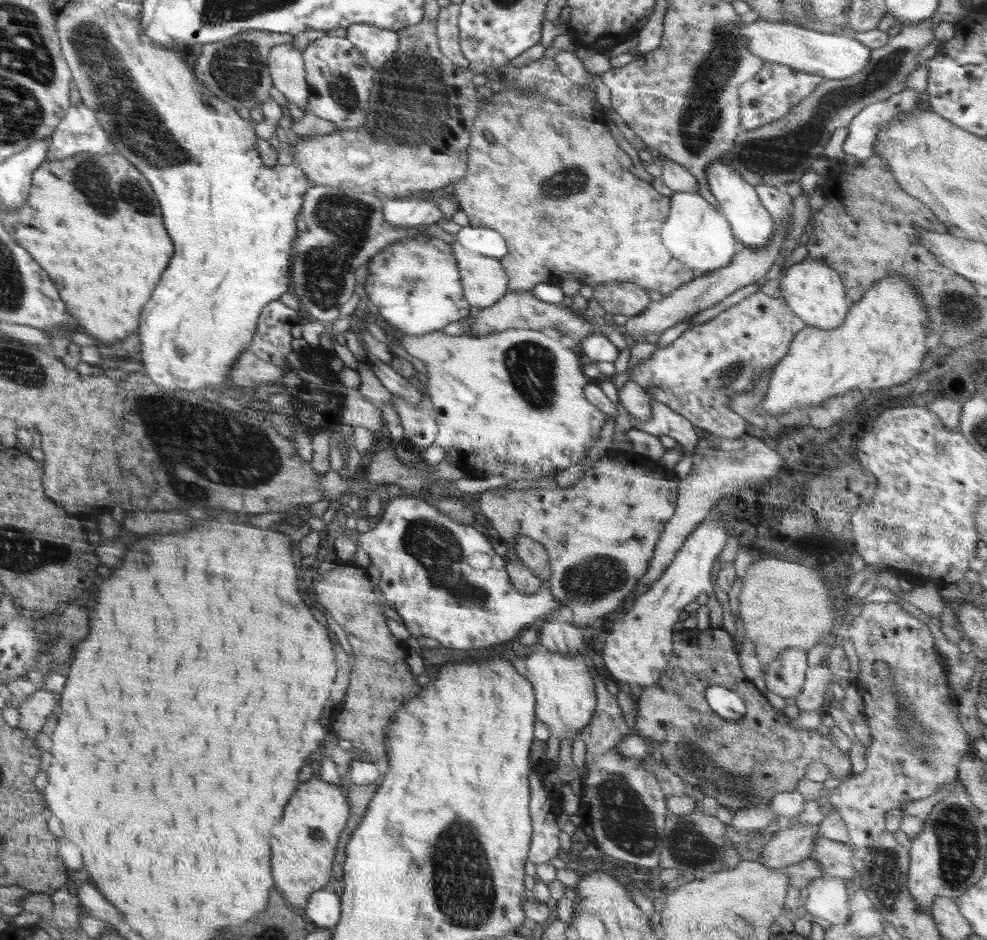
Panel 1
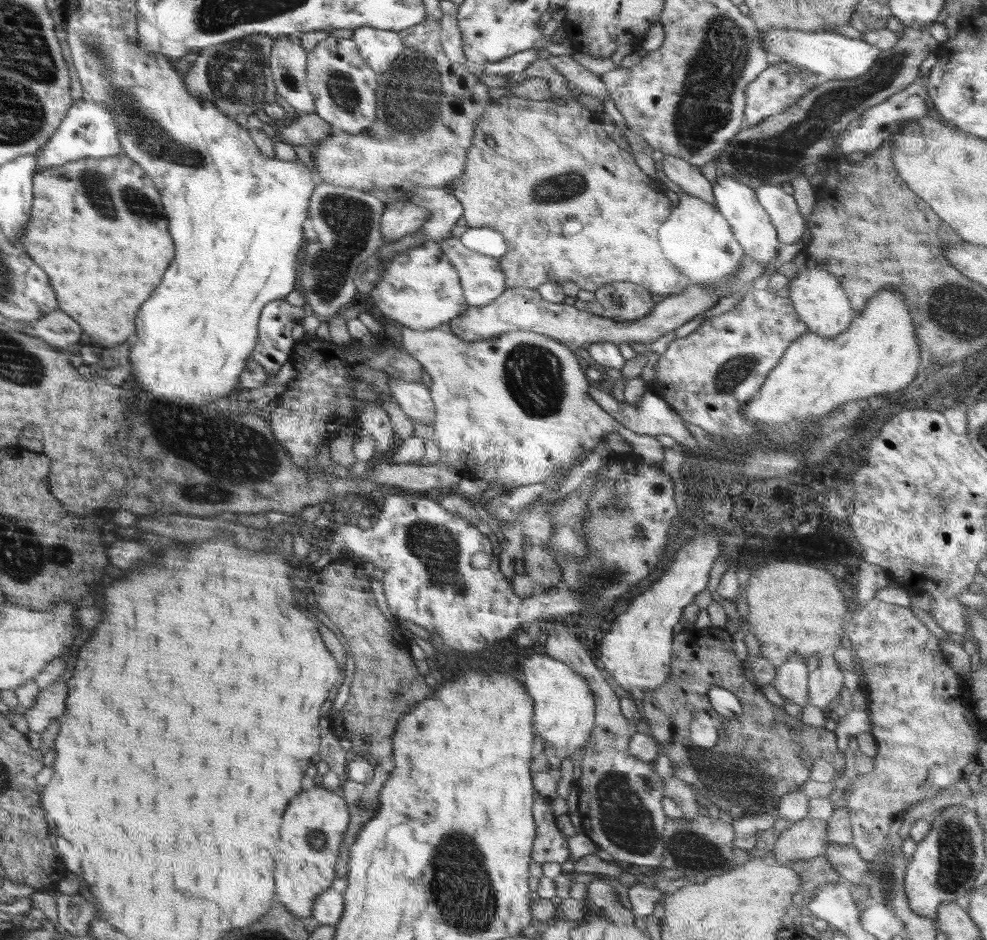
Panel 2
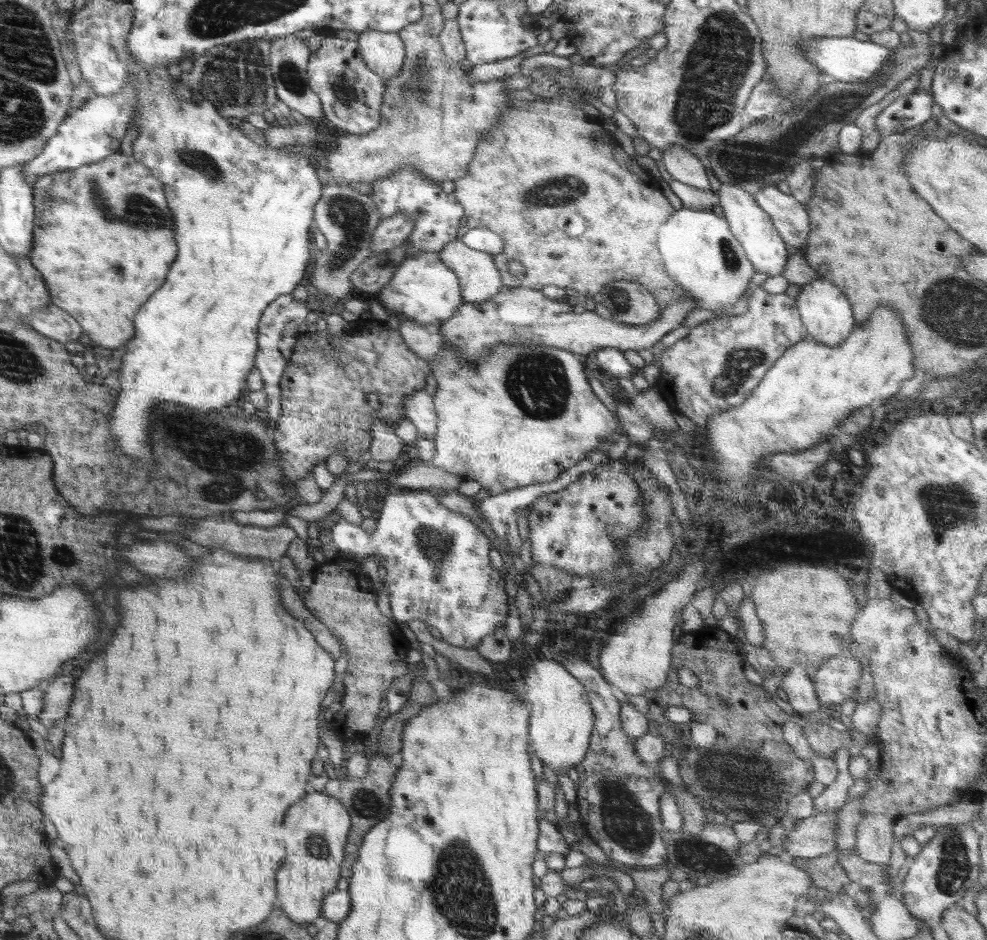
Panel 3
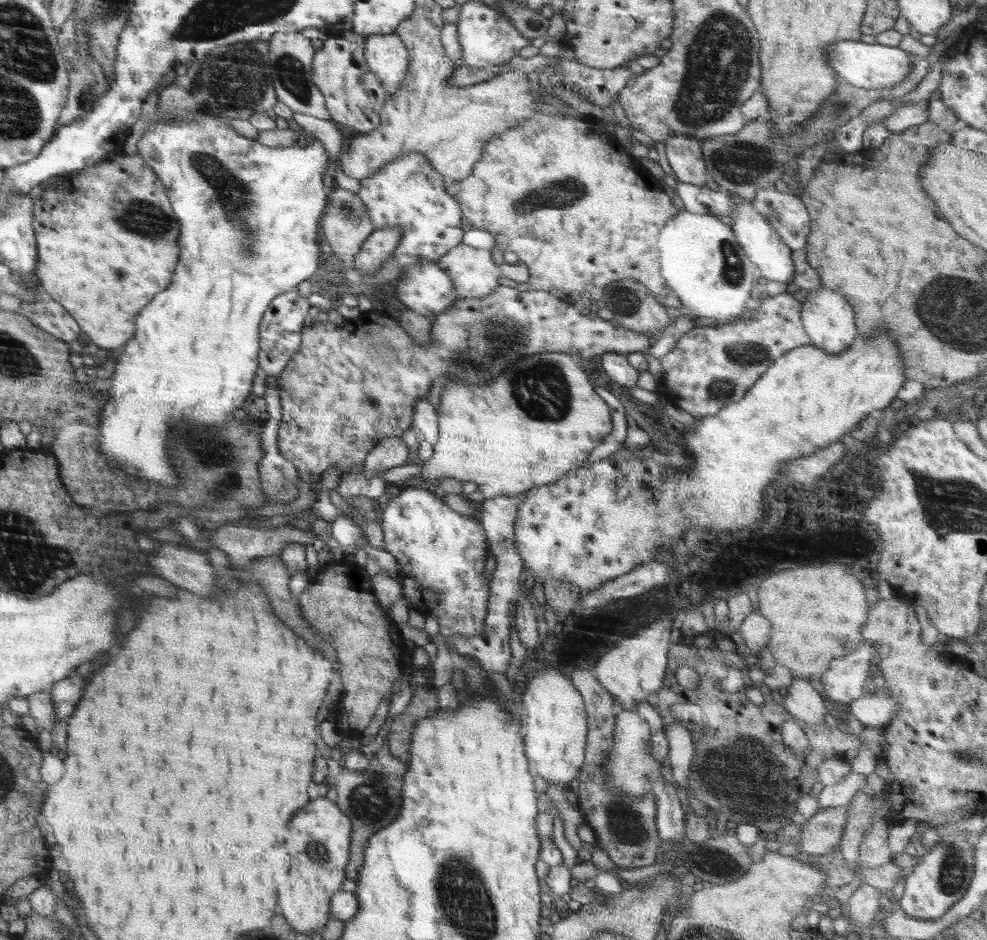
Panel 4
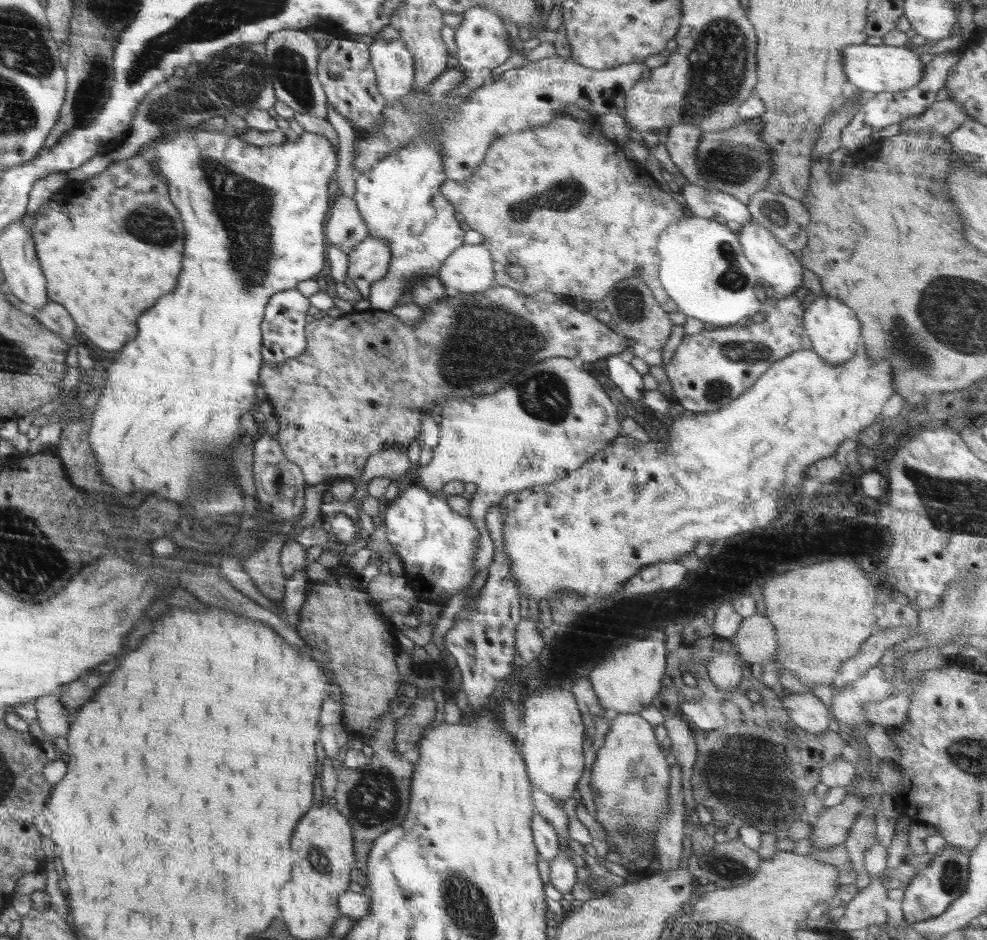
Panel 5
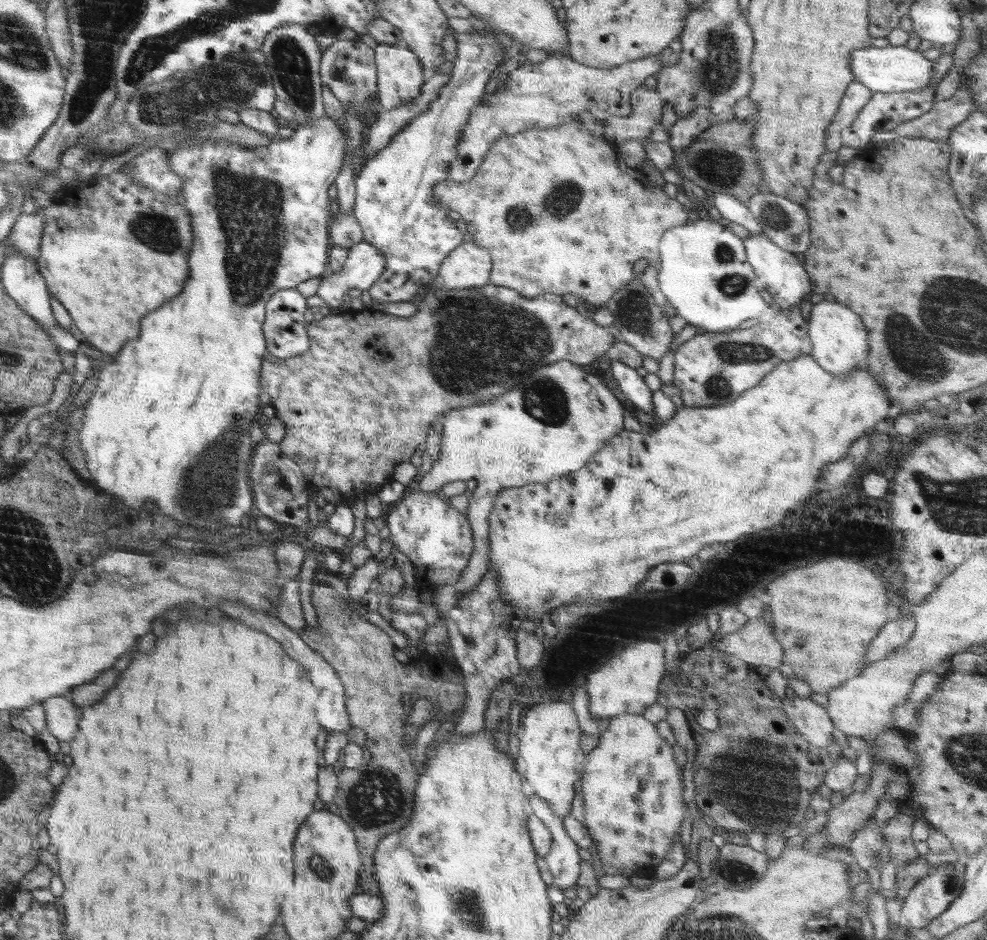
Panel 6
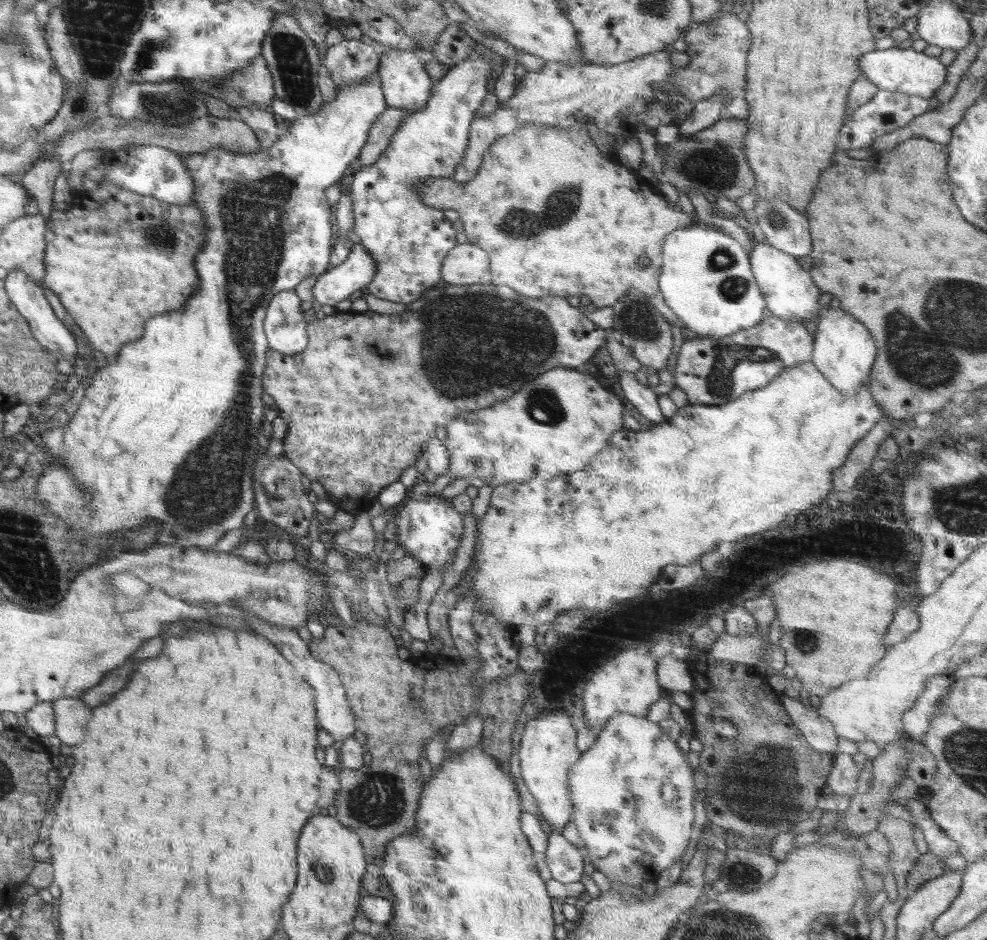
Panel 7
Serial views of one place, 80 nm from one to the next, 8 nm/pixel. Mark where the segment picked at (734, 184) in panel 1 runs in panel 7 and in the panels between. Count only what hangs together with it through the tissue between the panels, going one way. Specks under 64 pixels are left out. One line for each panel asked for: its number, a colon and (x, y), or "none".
2: (751, 226)
3: (766, 250)
4: (764, 248)
5: (780, 270)
6: (785, 282)
7: (789, 292)

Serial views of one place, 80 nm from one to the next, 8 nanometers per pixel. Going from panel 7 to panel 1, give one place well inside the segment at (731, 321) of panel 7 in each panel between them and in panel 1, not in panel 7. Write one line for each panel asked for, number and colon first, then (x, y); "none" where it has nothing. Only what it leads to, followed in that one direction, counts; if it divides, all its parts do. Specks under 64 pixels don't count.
1: (697, 234)
2: (697, 239)
3: (701, 255)
4: (703, 263)
5: (703, 269)
6: (704, 273)

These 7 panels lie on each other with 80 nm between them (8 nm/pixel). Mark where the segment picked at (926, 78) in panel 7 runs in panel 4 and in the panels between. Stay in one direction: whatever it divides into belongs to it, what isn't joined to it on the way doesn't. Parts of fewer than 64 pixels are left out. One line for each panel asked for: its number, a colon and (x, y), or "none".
4: (874, 66)
5: (874, 69)
6: (892, 68)

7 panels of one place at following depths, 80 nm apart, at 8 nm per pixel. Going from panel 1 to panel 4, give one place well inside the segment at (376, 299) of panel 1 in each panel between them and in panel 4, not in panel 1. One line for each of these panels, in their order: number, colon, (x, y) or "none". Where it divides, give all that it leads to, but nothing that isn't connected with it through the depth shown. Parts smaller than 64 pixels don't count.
2: (420, 289)
3: (423, 289)
4: (425, 288)

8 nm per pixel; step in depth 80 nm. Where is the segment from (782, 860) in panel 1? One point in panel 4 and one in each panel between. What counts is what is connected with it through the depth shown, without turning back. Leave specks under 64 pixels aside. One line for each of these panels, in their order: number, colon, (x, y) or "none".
2: (807, 838)
3: (814, 836)
4: (821, 834)

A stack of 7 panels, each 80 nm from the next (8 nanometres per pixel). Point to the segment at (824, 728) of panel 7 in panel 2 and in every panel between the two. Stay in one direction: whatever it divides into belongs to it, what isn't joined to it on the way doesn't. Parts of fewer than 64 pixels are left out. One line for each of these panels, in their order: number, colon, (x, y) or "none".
2: (790, 680)
3: (802, 698)
4: (803, 702)
5: (807, 712)
6: (811, 720)

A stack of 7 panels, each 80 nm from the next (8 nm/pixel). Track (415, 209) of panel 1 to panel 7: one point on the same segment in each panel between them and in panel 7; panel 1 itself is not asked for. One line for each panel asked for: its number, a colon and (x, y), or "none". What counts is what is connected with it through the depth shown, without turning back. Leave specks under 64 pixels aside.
2: (398, 219)
3: (392, 232)
4: (379, 246)
5: (369, 261)
6: (365, 263)
7: (336, 284)

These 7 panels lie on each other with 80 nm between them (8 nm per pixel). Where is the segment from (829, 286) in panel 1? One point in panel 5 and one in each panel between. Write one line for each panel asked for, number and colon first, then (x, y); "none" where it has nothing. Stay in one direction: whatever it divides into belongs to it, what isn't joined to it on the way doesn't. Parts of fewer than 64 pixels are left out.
2: (816, 295)
3: (826, 313)
4: (827, 317)
5: (835, 332)

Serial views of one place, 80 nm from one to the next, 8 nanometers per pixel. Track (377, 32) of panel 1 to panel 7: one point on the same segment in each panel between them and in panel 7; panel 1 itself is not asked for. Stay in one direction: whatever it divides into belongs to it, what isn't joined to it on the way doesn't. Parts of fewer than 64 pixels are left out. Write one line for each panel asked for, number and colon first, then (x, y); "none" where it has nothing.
2: (379, 48)
3: (383, 52)
4: (386, 55)
5: (393, 64)
6: (400, 77)
7: (406, 85)

